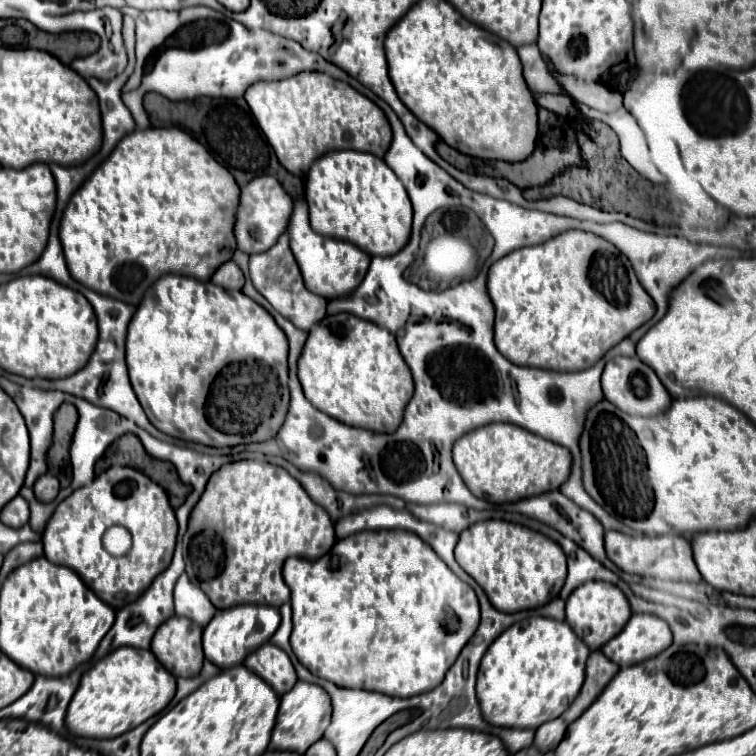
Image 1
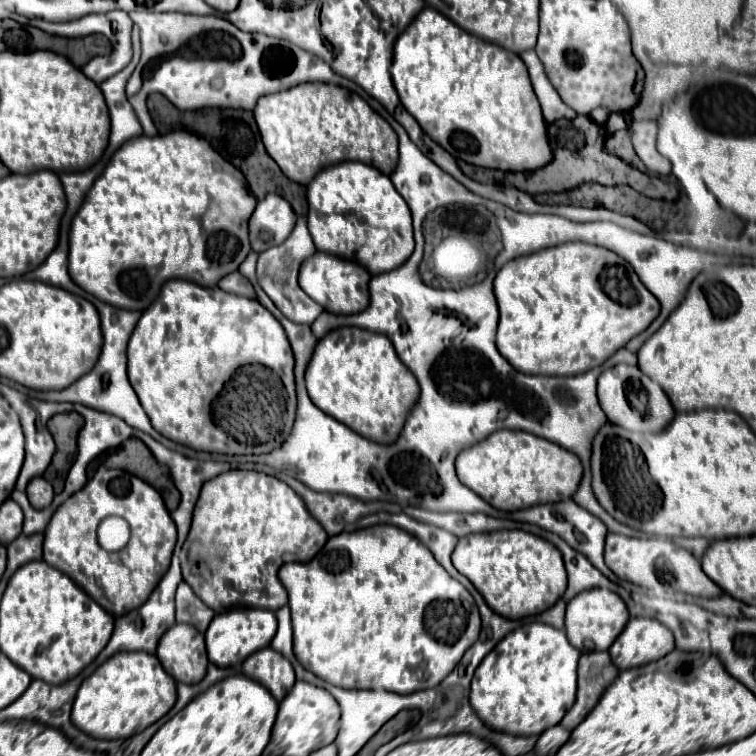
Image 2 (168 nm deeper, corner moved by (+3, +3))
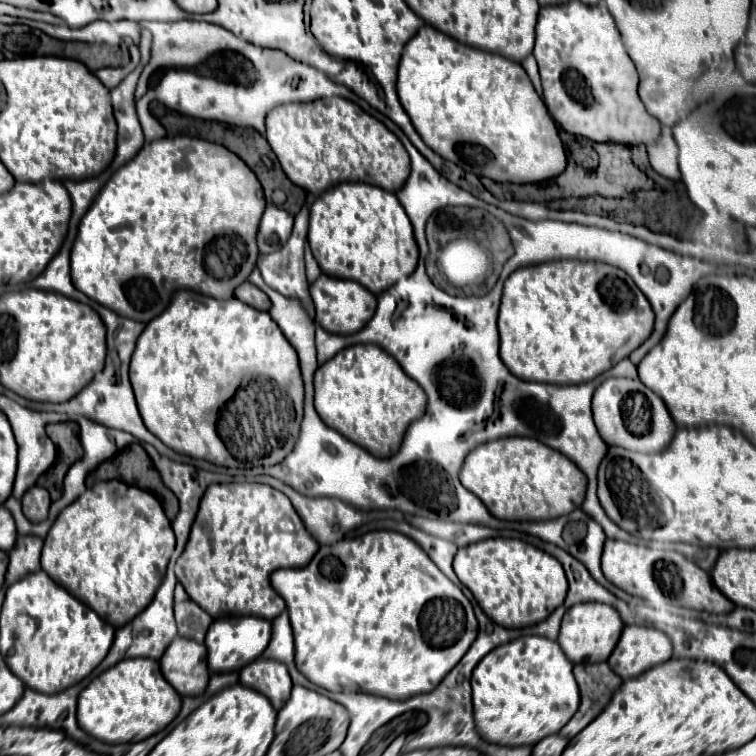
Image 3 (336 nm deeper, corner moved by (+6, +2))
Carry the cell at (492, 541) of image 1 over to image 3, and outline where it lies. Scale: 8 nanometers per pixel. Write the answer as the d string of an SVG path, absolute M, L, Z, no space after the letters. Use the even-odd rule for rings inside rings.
M487 538L459 548L453 570L473 592L483 612L499 626L525 628L545 620L567 594L567 578L561 562L517 538Z

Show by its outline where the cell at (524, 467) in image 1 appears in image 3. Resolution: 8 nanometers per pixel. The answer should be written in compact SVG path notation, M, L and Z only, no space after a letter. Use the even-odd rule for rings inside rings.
M509 436L491 440L487 444L479 444L463 462L463 468L459 472L461 484L477 494L489 508L489 512L501 520L551 520L559 514L569 514L571 510L579 508L585 490L587 490L587 478L585 474L563 454L557 450L543 446L535 438L523 438L523 436Z

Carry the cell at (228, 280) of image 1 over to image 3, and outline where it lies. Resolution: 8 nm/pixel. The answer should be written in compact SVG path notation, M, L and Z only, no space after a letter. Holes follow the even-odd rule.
M243 282L235 288L235 298L253 306L253 308L259 308L259 310L269 310L269 304L267 304L267 296L257 288L253 286L251 282Z

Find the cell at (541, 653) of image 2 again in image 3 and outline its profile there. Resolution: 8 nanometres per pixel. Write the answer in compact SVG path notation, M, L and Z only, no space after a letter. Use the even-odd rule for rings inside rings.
M521 636L497 646L475 666L471 676L477 732L487 742L503 746L533 746L547 734L559 732L571 720L579 706L579 688L571 670L573 662L563 654L555 640L549 640L545 636Z

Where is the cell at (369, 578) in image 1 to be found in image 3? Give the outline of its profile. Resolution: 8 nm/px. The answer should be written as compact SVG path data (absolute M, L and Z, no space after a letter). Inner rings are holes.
M381 530L381 532L369 532L363 538L347 538L341 542L335 542L331 546L321 546L319 552L313 556L313 560L303 568L281 568L271 574L271 584L275 592L285 600L293 638L295 638L295 664L299 672L311 680L315 686L321 686L329 692L369 692L379 694L385 698L395 700L407 700L409 696L417 696L423 692L431 692L449 672L451 668L463 658L463 654L469 650L473 640L477 638L477 618L473 614L471 602L465 598L465 594L433 564L433 560L421 550L417 542L407 538L405 534Z

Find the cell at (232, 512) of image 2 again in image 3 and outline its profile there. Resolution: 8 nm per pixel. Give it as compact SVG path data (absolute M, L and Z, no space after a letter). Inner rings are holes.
M257 482L211 484L201 498L189 542L179 556L179 562L175 564L175 574L189 598L203 606L203 610L207 610L207 614L211 614L213 618L255 614L259 618L273 620L285 610L285 602L269 582L271 572L277 568L307 566L317 550L319 544L311 534L307 534L307 528L303 528L303 522L295 512L291 500L279 490Z

